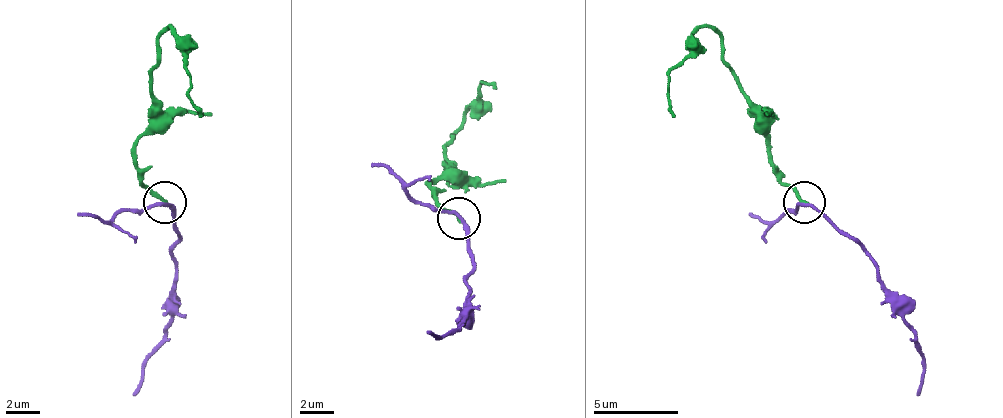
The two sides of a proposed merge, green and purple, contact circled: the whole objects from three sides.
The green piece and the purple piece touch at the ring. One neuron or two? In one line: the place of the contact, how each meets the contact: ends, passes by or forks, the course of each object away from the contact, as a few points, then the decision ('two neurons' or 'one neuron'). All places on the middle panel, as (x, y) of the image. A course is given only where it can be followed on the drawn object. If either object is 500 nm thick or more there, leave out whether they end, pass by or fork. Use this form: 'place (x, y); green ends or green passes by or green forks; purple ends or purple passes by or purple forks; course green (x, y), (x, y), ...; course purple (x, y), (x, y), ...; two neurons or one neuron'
place (459, 218); green ends; purple passes by; course green (458, 217), (436, 200), (428, 183), (445, 170), (445, 149), (466, 123), (483, 81), (496, 89); course purple (458, 217), (470, 272), (470, 310), (445, 336), (428, 332); two neurons

